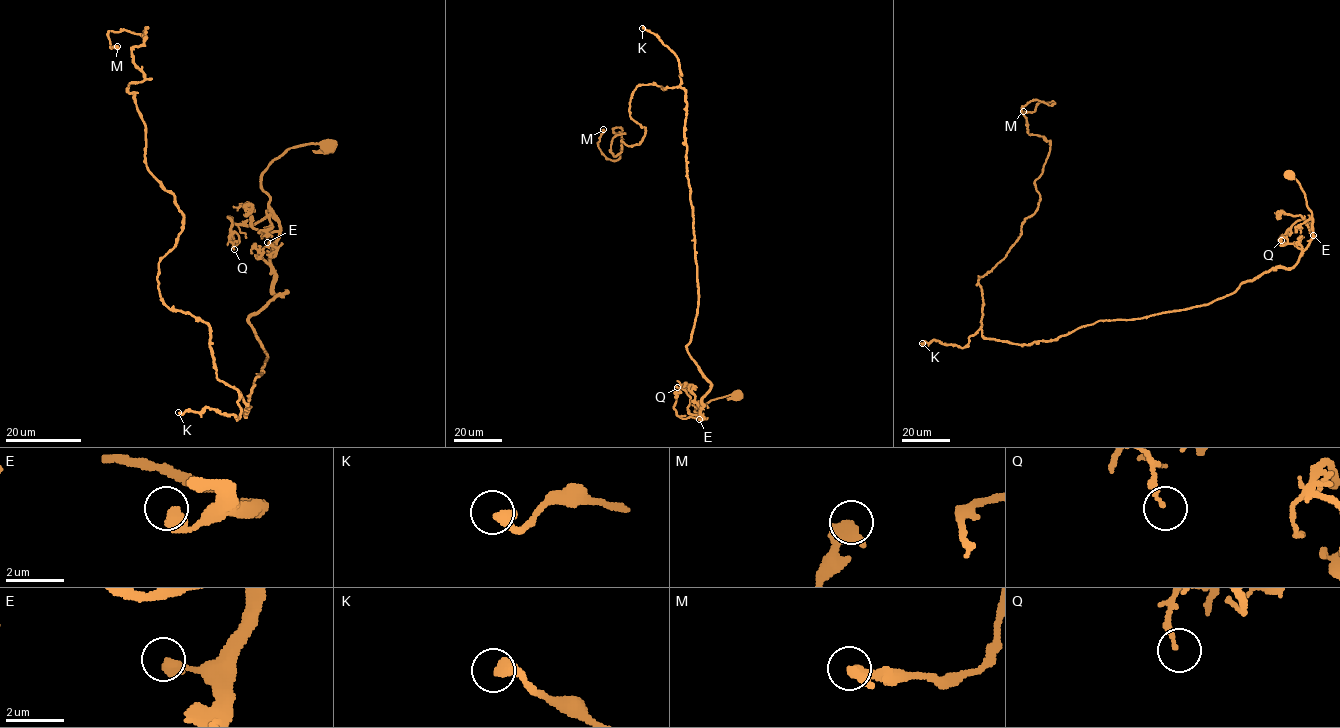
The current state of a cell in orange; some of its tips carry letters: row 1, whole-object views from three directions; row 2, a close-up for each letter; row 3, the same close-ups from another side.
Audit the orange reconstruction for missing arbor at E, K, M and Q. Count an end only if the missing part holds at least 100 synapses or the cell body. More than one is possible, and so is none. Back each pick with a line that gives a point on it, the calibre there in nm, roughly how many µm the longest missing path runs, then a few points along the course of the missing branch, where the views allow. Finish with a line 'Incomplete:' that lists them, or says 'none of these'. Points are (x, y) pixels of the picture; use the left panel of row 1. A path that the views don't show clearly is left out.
K: (178, 412) | 400 nm | 110 µm
Incomplete: K

